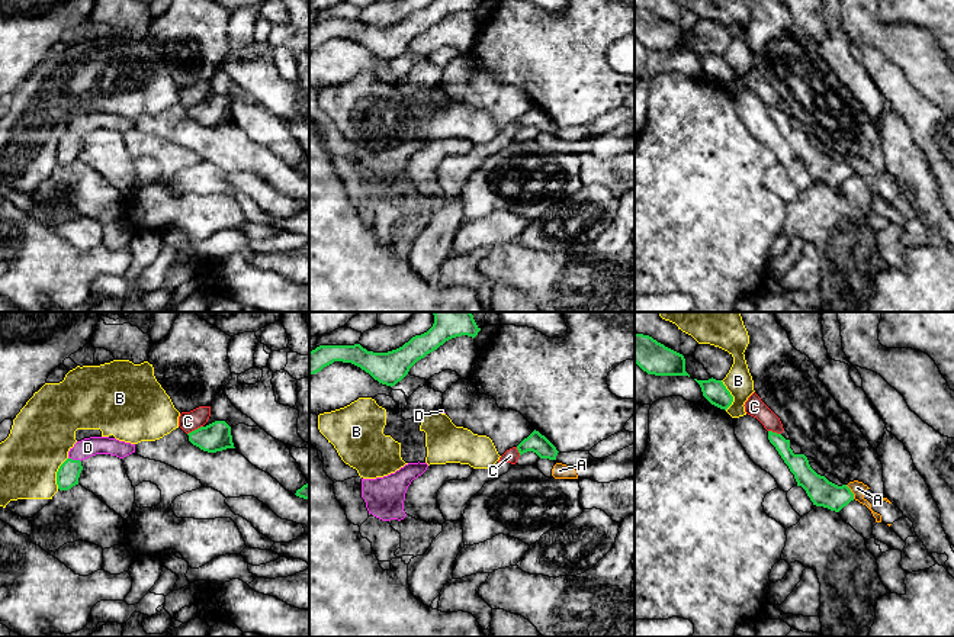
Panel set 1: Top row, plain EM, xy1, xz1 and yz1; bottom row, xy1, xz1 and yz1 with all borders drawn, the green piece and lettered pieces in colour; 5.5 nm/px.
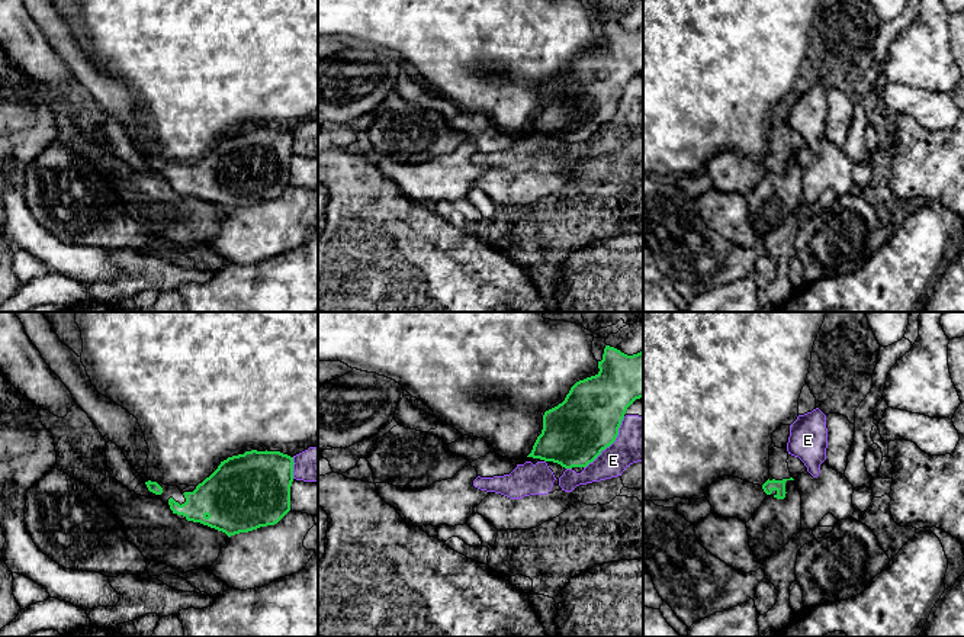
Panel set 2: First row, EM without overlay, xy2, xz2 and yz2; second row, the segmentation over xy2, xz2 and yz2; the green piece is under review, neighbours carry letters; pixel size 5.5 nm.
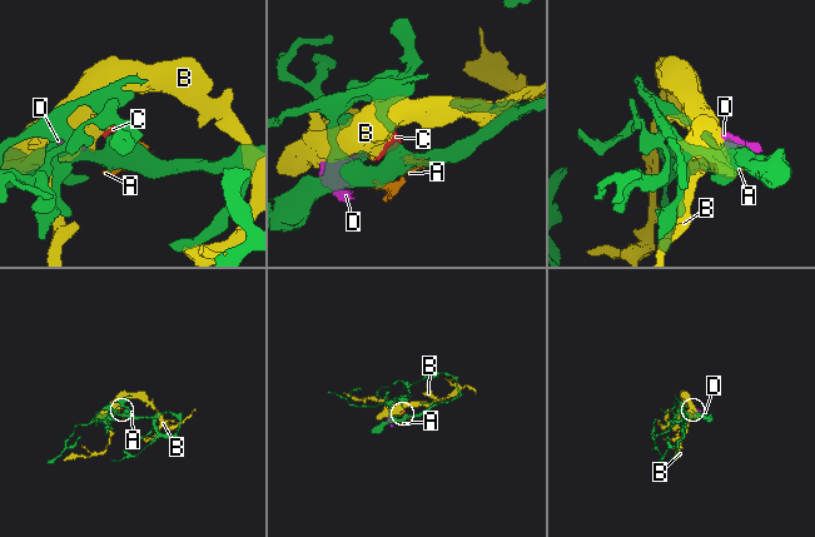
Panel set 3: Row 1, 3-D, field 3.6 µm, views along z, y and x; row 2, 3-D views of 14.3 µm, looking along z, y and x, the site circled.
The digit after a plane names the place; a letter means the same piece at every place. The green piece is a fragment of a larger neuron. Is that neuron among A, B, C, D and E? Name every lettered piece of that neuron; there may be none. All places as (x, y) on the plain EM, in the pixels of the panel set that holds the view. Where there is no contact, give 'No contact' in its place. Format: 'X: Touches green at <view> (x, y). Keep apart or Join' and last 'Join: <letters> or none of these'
A: Touches green at yz1 (851, 167). Keep apart
B: Touches green at xy1 (57, 148). Keep apart
C: Touches green at xy1 (195, 105). Keep apart
D: Touches green at xy1 (74, 135). Keep apart
E: Touches green at xz2 (610, 119). Keep apart
Join: none of these

